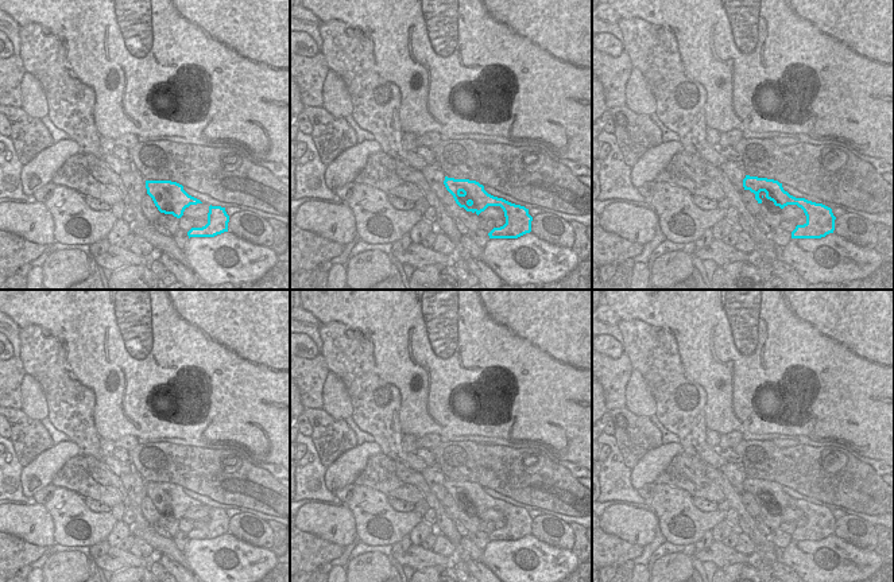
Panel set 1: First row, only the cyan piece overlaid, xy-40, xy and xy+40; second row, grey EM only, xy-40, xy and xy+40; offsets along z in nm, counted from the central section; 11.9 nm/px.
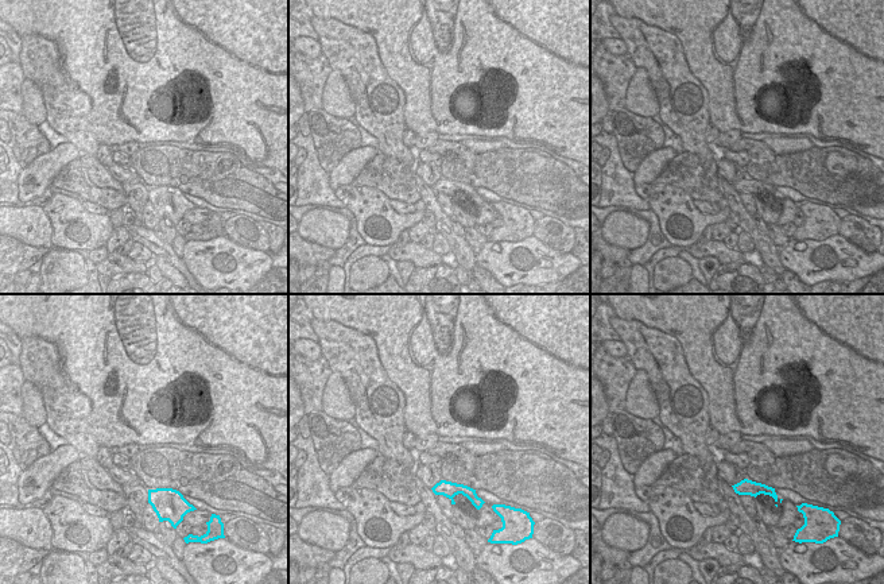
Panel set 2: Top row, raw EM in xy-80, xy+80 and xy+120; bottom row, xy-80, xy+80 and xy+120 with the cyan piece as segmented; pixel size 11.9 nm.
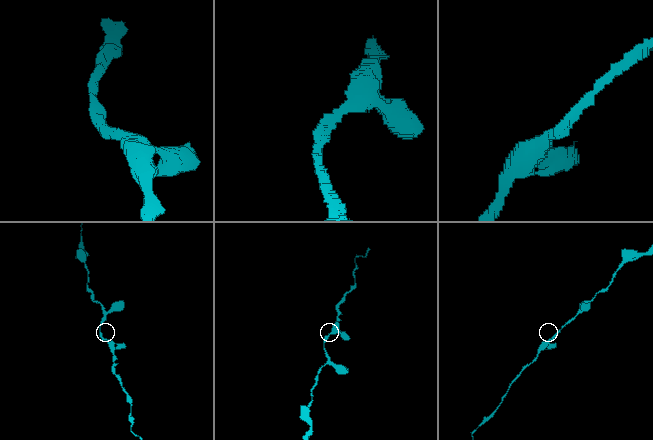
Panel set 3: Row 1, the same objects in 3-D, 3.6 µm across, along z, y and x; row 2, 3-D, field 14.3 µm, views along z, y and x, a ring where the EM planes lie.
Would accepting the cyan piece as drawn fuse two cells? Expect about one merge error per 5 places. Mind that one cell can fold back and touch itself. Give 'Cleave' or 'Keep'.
Keep

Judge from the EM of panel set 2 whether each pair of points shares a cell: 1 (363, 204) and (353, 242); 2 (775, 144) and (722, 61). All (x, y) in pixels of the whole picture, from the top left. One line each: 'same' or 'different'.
1: different
2: different

